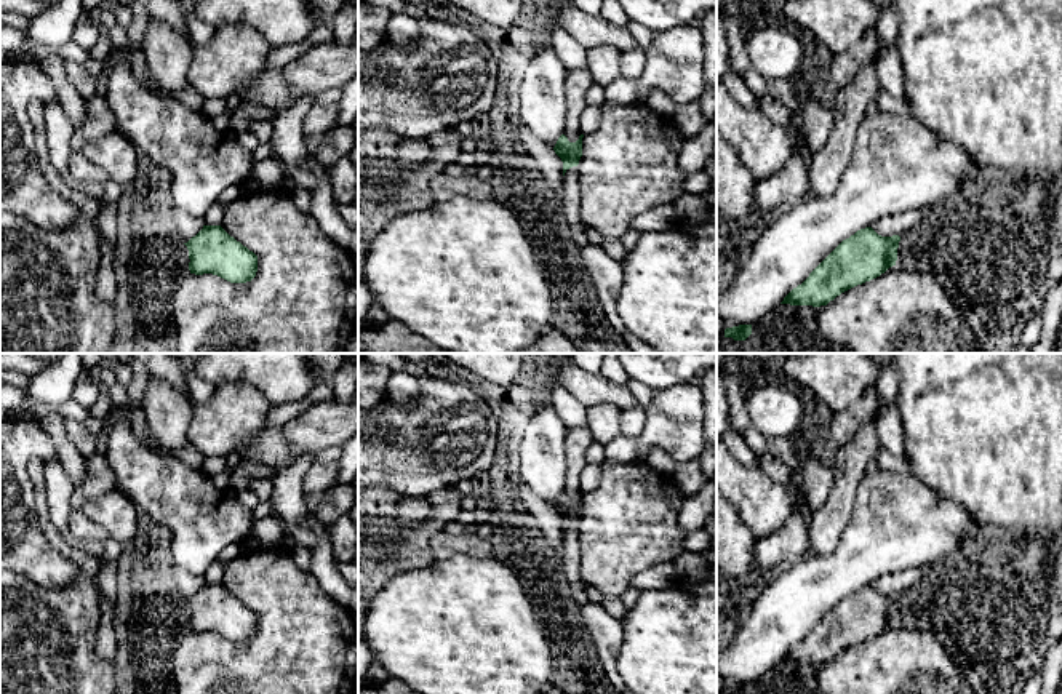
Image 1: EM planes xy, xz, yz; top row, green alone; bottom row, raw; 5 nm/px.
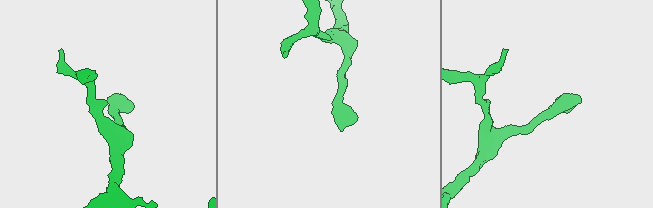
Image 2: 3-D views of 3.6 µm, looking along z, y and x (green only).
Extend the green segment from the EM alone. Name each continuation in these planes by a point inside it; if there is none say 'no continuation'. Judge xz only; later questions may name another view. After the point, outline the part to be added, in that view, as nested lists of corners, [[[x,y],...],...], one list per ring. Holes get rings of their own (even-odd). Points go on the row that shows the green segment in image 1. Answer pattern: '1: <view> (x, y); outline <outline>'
no continuation

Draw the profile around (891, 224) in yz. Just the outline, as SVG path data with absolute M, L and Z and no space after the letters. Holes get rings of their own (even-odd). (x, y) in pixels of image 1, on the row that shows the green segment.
M915 208L896 214L881 216L870 227L881 237L900 235L918 225L928 214L928 208Z

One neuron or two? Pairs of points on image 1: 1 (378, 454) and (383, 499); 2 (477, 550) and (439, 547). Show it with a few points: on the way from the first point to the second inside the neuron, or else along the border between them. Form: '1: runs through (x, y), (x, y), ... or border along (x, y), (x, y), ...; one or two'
1: border along (375, 485), (387, 485), (403, 496); two
2: runs through (467, 546), (448, 546); one

